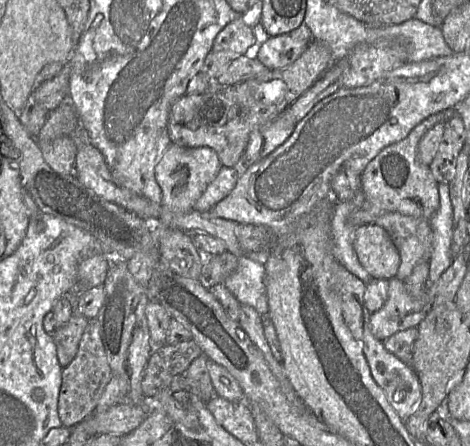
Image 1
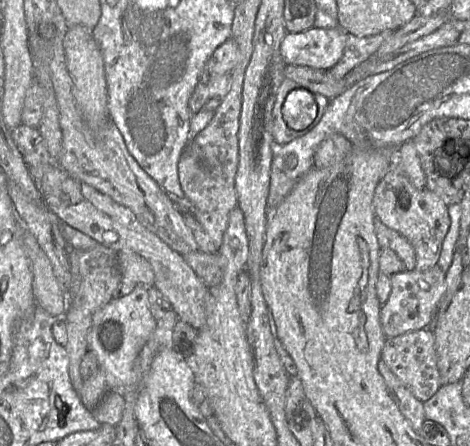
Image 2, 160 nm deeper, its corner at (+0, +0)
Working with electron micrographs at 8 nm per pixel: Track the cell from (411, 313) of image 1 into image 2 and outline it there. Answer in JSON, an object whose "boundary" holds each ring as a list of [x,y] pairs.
{"boundary":[[[437,264],[424,271],[405,270],[390,276],[391,294],[380,310],[380,323],[387,339],[429,328],[447,290],[446,273]]]}

